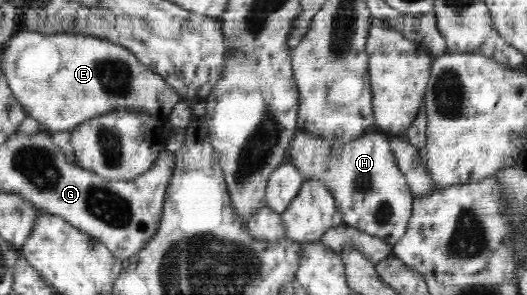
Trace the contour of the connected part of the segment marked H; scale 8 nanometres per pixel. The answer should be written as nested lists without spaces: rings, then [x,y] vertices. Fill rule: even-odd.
[[[298,131],[290,145],[290,163],[294,164],[305,179],[318,179],[335,196],[337,212],[344,224],[377,236],[389,245],[395,245],[407,230],[413,211],[412,192],[404,173],[398,168],[389,145],[390,137],[384,133],[364,134],[345,143],[332,143],[312,133]]]

